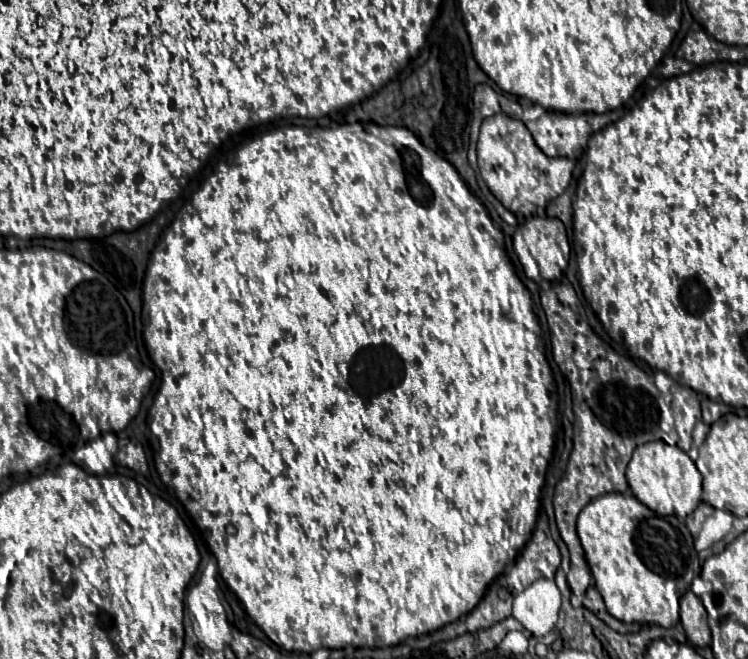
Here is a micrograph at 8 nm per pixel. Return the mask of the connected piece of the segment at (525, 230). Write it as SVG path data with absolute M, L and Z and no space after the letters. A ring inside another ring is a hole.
M532 216L524 224L517 227L514 233L514 251L519 261L522 262L522 266L524 266L526 276L534 282L560 280L560 276L563 275L568 265L570 255L566 229L557 218ZM530 250L532 250L534 256L530 254Z

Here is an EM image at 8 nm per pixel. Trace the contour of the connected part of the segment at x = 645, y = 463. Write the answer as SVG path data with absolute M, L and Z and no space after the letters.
M646 442L638 446L628 462L626 480L634 496L660 516L674 514L678 520L684 520L700 504L702 474L686 452L678 446L668 446L666 442Z

